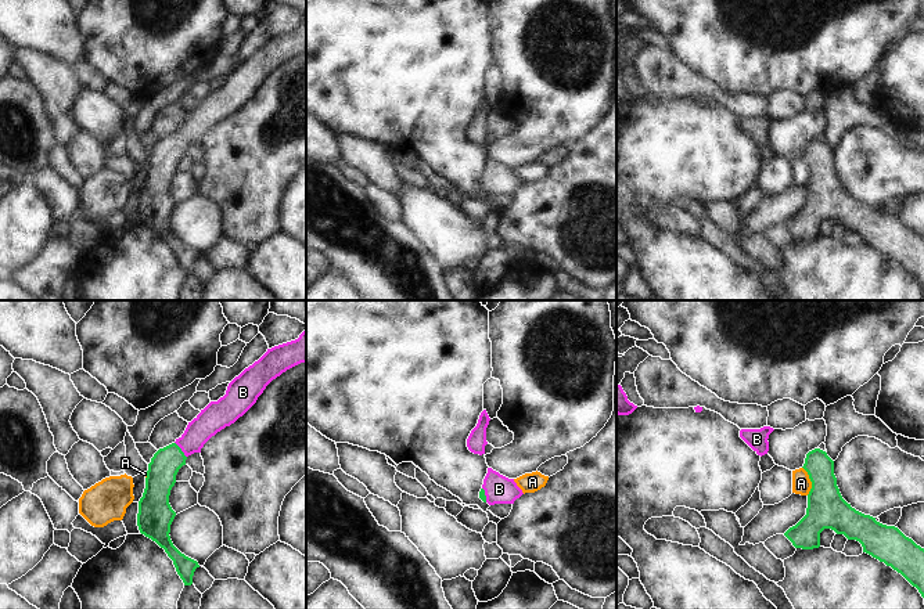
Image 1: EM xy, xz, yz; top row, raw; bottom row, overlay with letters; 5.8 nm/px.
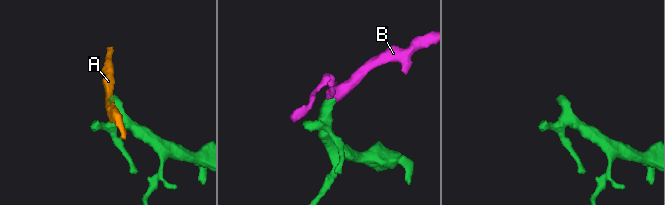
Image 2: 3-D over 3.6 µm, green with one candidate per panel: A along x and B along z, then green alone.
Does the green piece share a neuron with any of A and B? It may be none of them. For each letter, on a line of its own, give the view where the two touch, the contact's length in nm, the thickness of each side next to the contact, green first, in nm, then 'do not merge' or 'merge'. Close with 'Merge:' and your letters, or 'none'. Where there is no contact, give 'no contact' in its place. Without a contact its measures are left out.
A: contact in yz; length 170 nm; calibres 220 and 110 nm; do not merge
B: contact in xy; length 120 nm; calibres 180 and 160 nm; merge
Merge: B

